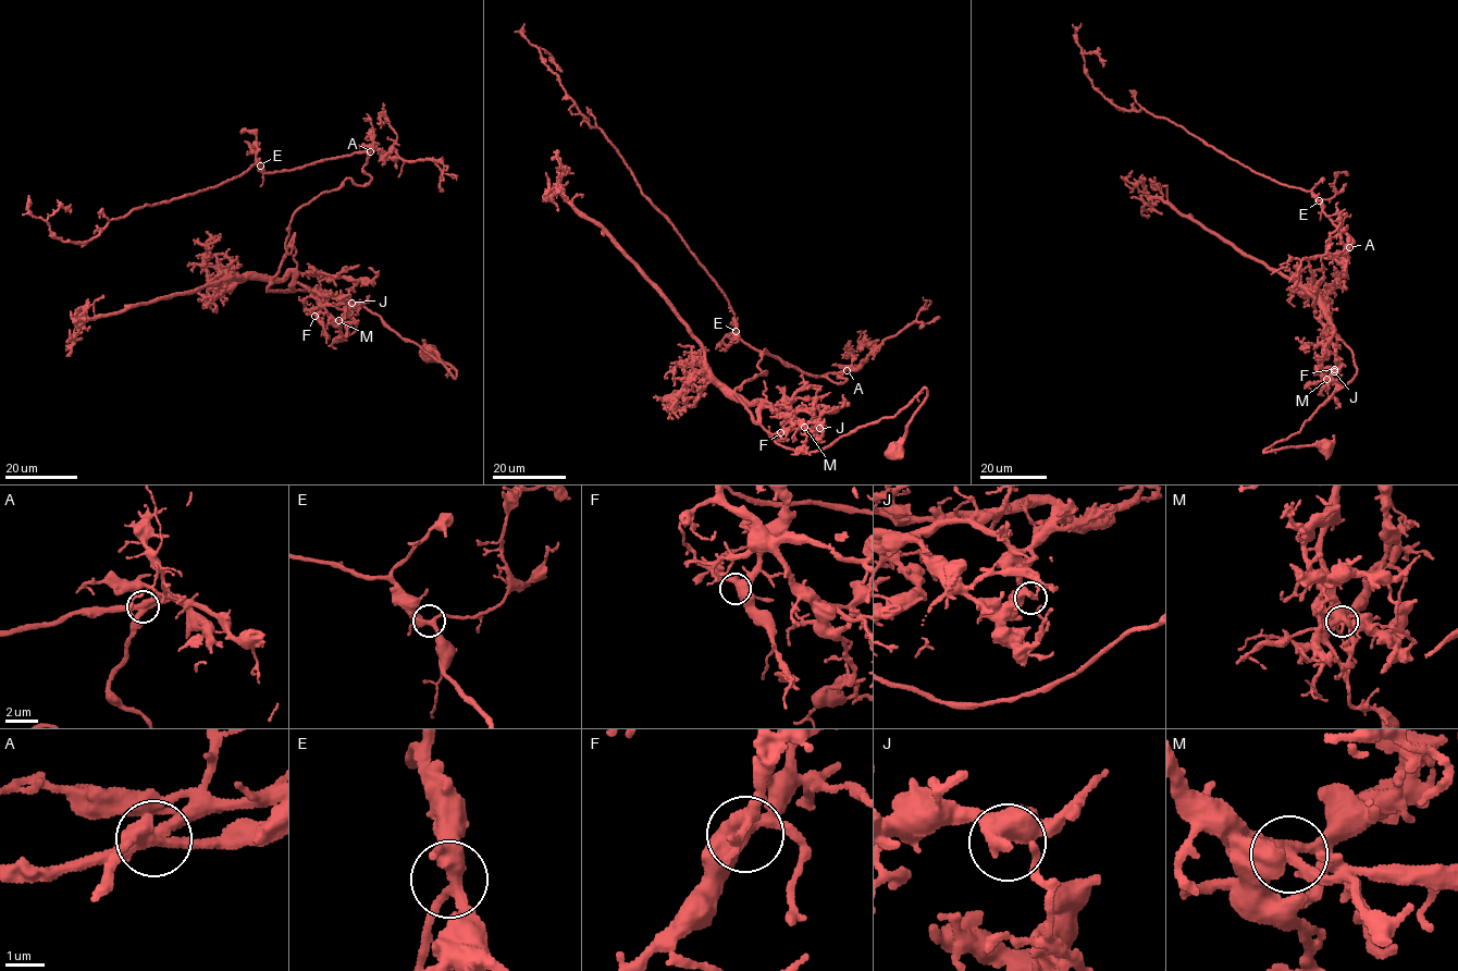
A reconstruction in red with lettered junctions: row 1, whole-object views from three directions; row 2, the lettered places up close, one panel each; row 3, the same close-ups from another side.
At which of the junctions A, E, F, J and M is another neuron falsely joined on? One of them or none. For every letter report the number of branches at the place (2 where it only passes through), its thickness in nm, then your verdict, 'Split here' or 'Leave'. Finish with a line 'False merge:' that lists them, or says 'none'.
A: Branches: 4. Thickness 360 nm. Split here
E: Branches: 4. Thickness 320 nm. Leave
F: Branches: 4. Thickness 400 nm. Leave
J: Branches: 4. Thickness 300 nm. Leave
M: Branches: 4. Thickness 400 nm. Leave
False merge: A

